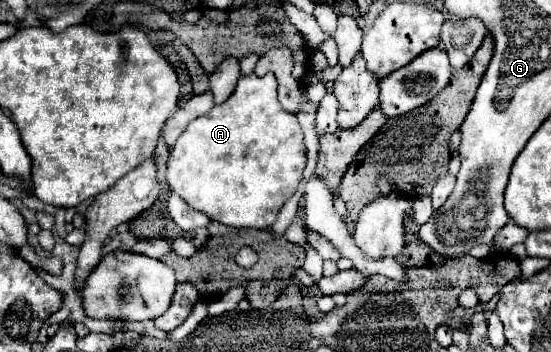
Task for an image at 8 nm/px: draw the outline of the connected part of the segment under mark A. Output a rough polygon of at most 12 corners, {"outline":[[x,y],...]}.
{"outline":[[272,73],[194,119],[168,183],[230,227],[266,229],[306,167]]}

